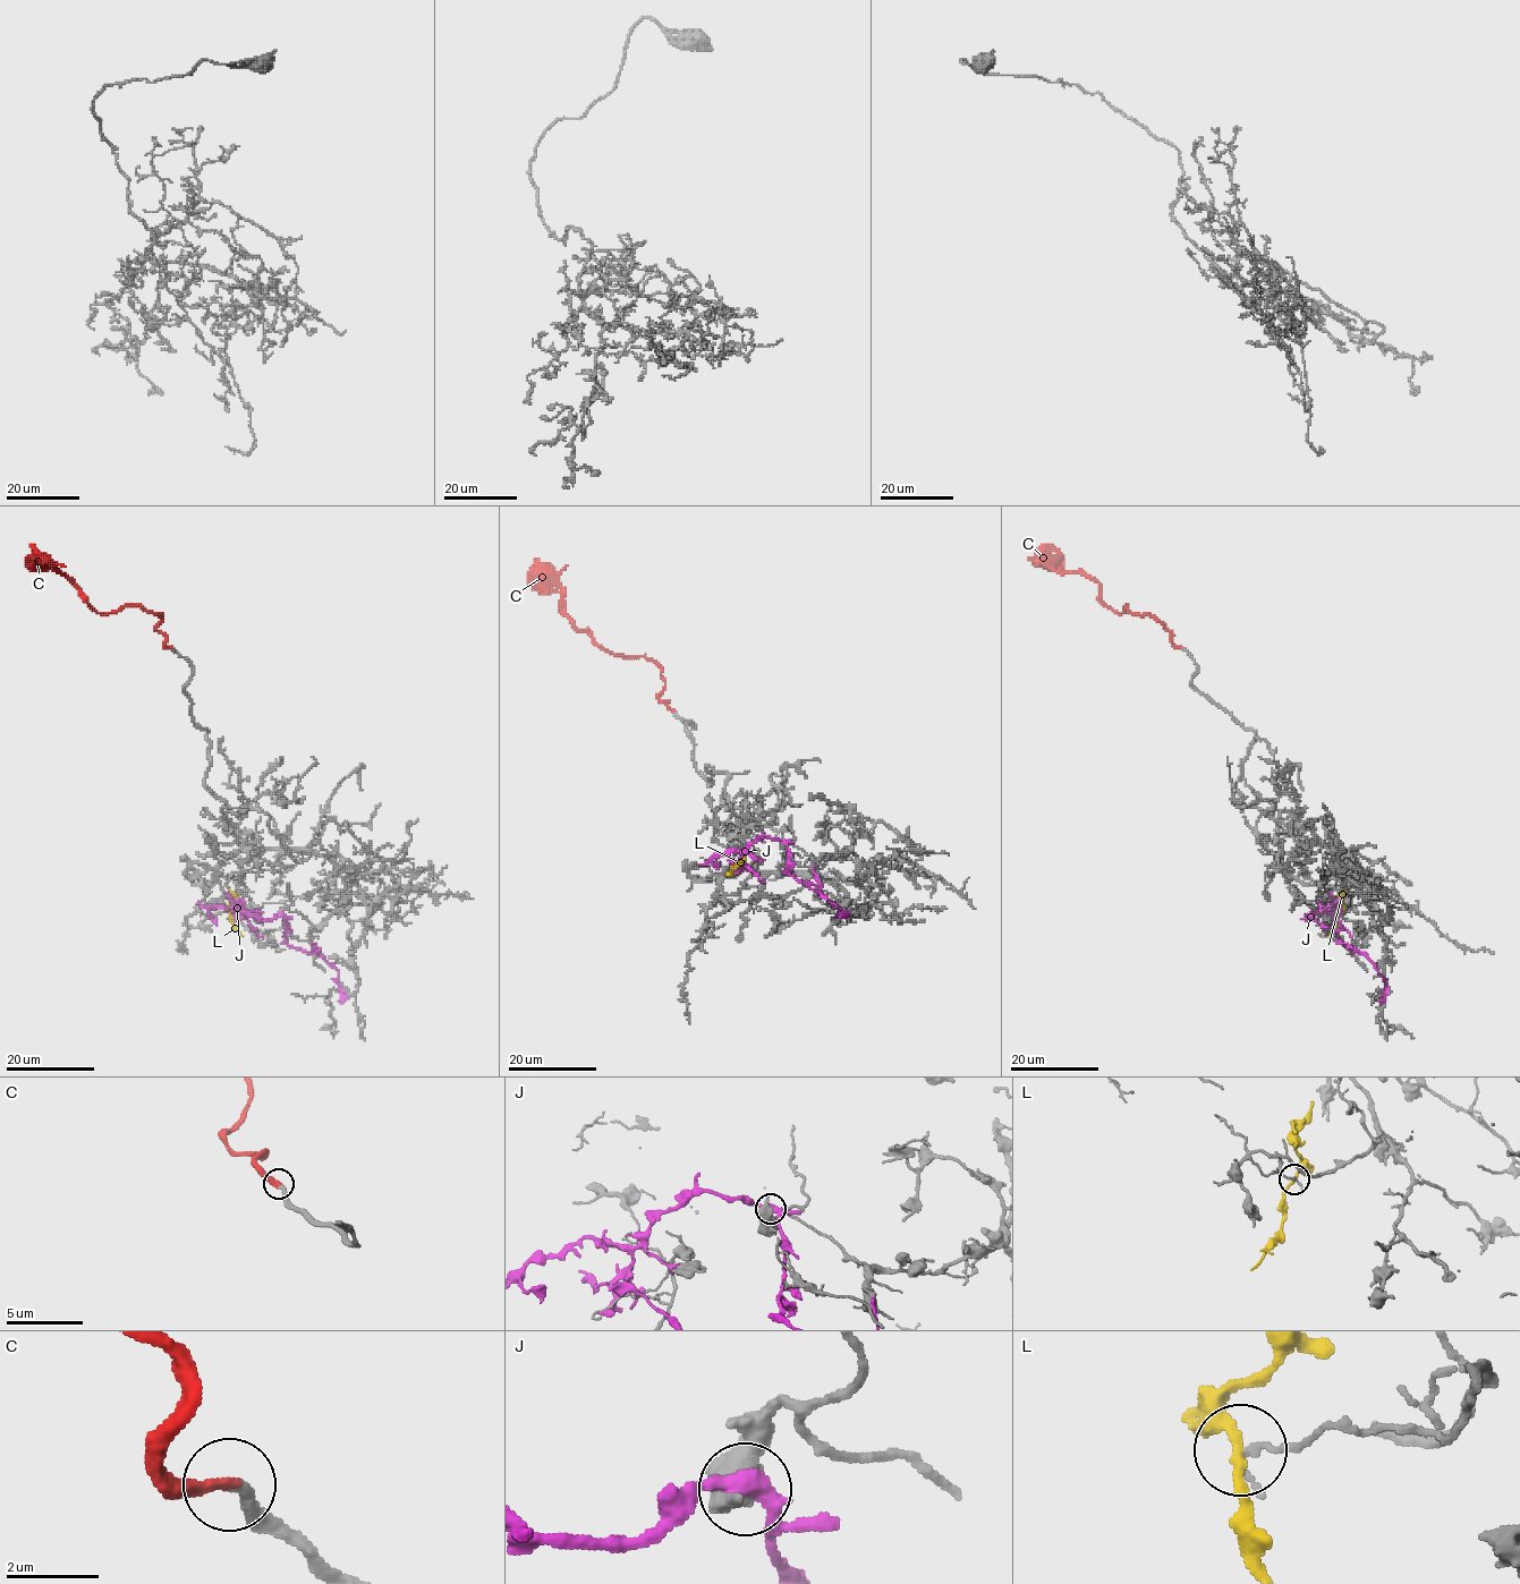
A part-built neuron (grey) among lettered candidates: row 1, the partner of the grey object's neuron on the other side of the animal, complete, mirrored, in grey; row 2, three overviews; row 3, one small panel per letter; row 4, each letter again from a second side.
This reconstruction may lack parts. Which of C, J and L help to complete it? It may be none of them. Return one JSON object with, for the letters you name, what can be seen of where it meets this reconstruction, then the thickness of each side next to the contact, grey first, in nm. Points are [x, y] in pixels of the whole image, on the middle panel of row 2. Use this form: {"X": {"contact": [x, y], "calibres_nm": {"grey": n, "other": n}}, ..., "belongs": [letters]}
{"C": {"contact": [673, 710], "calibres_nm": {"grey": 280, "other": 300}}, "belongs": ["C"]}

